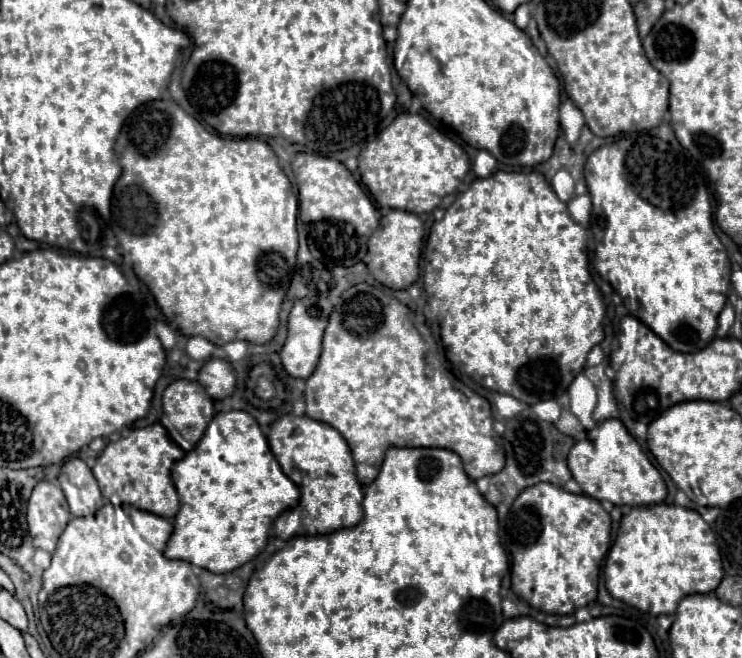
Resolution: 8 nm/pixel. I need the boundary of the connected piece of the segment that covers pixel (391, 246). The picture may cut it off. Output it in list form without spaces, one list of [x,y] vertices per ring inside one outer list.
[[[391,210],[381,218],[379,228],[369,238],[369,250],[365,256],[365,264],[371,276],[391,288],[391,290],[405,290],[411,286],[419,276],[419,256],[423,246],[423,222],[419,216],[405,212],[405,210]]]

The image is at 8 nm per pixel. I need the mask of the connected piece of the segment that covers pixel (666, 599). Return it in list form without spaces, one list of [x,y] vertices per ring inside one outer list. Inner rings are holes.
[[[651,504],[651,506],[637,506],[627,516],[623,516],[615,542],[607,556],[603,574],[607,590],[611,592],[613,598],[619,598],[629,606],[659,616],[659,614],[673,614],[677,610],[679,600],[687,594],[713,592],[723,578],[723,566],[719,548],[715,544],[715,534],[699,512],[677,504]]]

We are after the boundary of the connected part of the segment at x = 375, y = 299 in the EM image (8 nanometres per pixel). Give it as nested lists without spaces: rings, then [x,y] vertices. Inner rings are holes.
[[[355,284],[343,292],[341,306],[331,312],[323,334],[319,364],[305,386],[305,416],[341,432],[353,452],[357,478],[363,486],[369,486],[377,478],[379,464],[389,446],[449,448],[461,456],[463,468],[473,480],[499,472],[505,466],[505,454],[493,430],[491,404],[461,380],[455,380],[451,372],[443,370],[435,358],[435,350],[425,346],[425,338],[417,330],[411,310],[371,284]]]

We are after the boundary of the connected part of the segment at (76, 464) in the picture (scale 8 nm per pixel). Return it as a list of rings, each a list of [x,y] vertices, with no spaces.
[[[69,458],[61,466],[59,484],[73,516],[89,516],[103,506],[103,494],[97,486],[97,480],[81,458]]]

